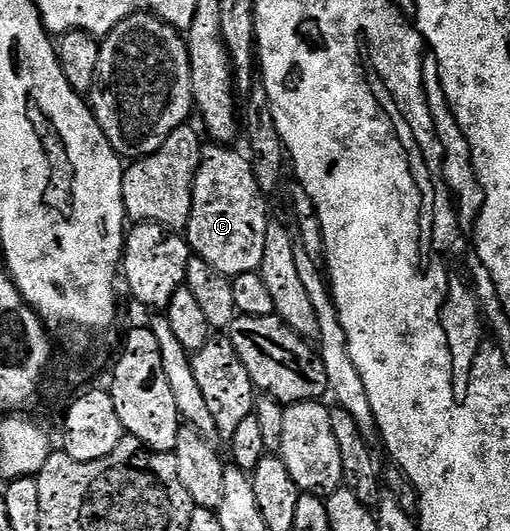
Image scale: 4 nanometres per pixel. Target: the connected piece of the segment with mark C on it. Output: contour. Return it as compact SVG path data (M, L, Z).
M204 144L195 176L191 218L185 230L192 254L229 278L260 272L269 222L268 198L261 191L250 160L231 148L235 147Z

